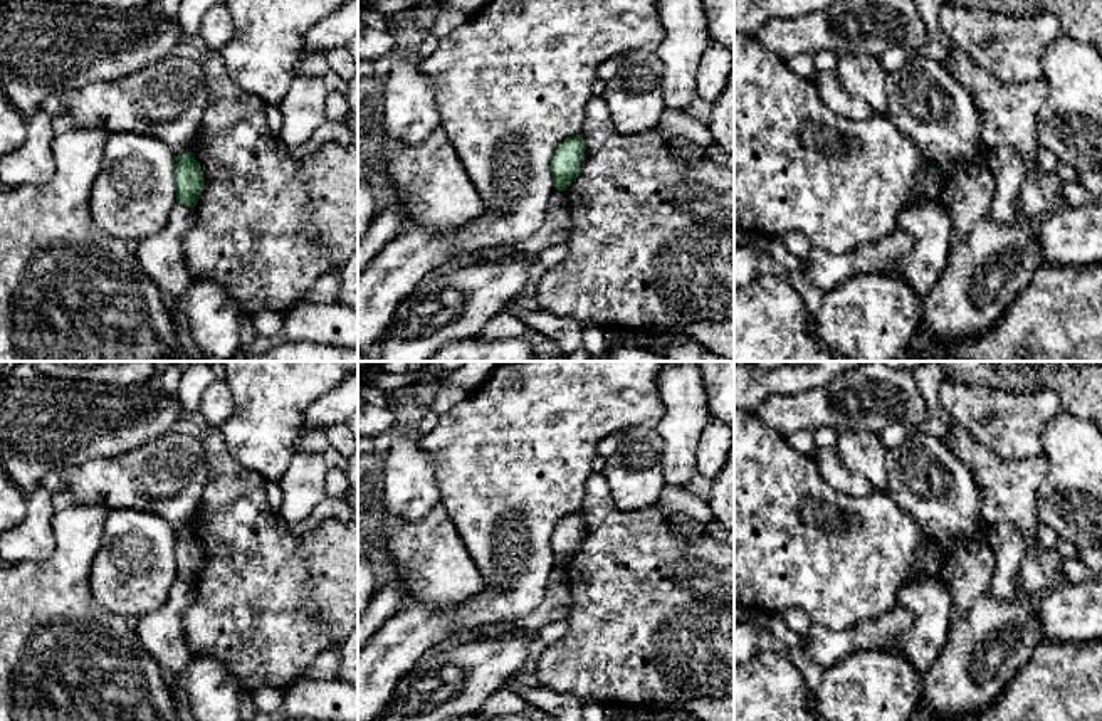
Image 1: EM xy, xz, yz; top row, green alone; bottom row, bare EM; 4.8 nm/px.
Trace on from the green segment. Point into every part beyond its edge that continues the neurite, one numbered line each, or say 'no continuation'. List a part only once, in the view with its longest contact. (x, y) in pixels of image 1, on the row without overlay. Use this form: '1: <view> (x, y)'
no continuation

